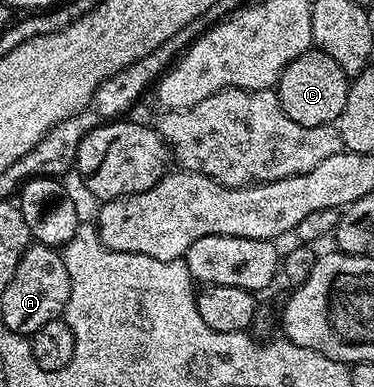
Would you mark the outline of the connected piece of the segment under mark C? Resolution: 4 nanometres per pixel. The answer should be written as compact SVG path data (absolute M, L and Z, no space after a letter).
M310 50L299 54L281 72L277 79L275 91L283 106L283 114L287 118L299 122L299 126L323 126L332 124L343 114L343 106L347 106L350 77L327 54Z

